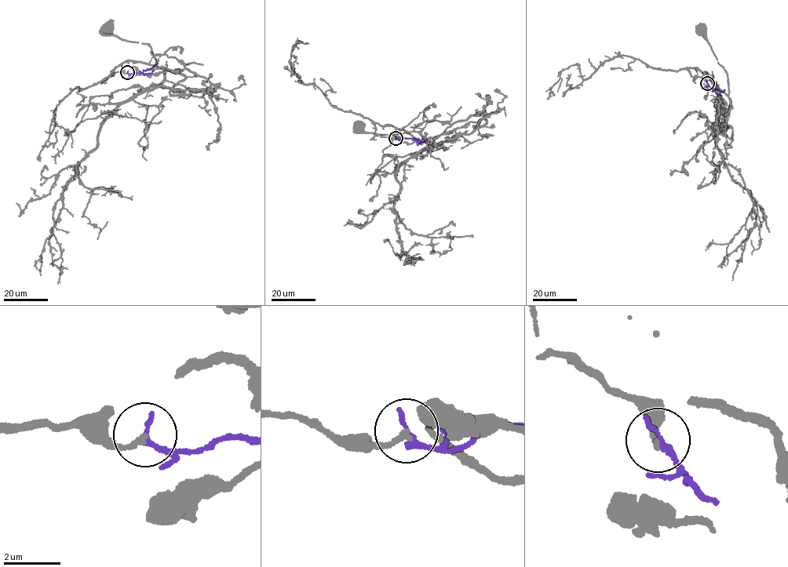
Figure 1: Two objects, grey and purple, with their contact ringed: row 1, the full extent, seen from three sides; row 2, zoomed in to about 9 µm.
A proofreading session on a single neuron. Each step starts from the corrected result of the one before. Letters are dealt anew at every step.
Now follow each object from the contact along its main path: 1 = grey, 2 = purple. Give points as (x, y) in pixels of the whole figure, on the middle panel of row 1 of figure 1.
1: (395, 138), (377, 135), (375, 124), (417, 132), (431, 143), (428, 144), (406, 132), (365, 132), (359, 125)
2: (395, 138), (412, 138), (423, 142), (427, 139)

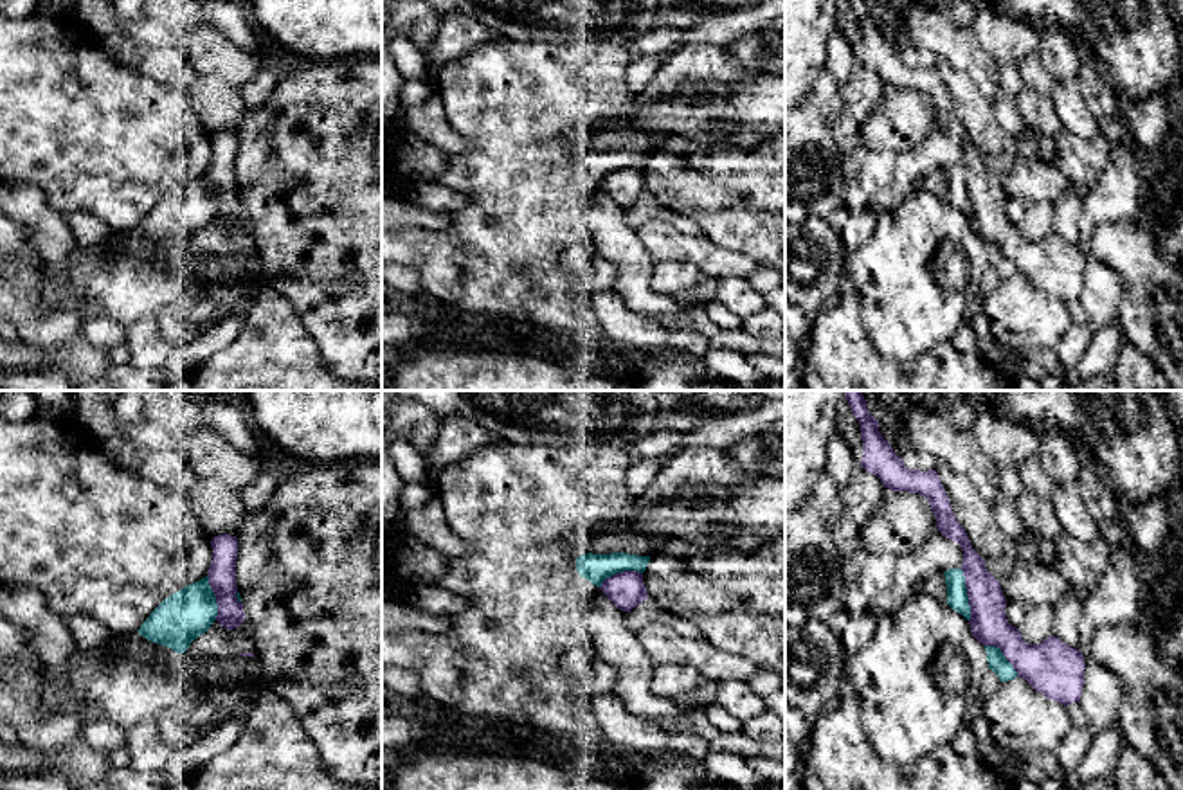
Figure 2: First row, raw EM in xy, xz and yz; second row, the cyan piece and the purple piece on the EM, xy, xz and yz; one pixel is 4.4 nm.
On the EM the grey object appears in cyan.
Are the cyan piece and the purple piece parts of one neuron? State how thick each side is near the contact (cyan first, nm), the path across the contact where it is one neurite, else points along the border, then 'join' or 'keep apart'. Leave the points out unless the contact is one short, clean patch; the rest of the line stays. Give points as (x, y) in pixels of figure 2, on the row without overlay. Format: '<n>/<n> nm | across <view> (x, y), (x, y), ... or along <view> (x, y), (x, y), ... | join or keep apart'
100/170 nm | keep apart

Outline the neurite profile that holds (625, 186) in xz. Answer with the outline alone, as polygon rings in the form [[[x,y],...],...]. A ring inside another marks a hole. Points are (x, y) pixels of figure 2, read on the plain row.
[[[636,167],[618,169],[607,175],[600,187],[623,209],[630,209],[648,196],[643,171]]]

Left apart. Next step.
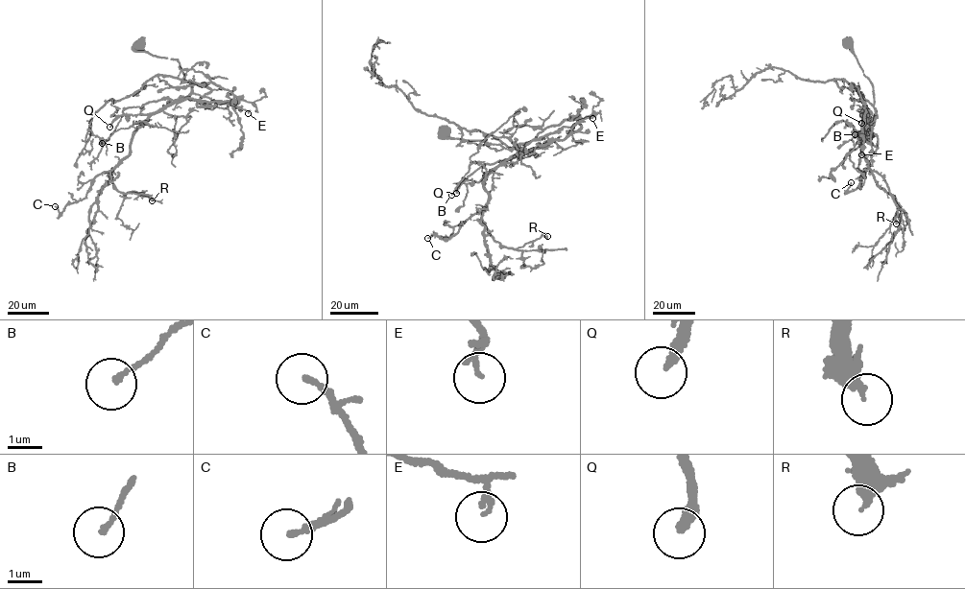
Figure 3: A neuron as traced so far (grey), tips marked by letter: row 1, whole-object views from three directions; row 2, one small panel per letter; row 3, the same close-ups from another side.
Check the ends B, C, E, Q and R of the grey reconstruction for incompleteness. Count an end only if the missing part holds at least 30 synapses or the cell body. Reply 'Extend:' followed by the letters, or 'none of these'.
Extend: Q

